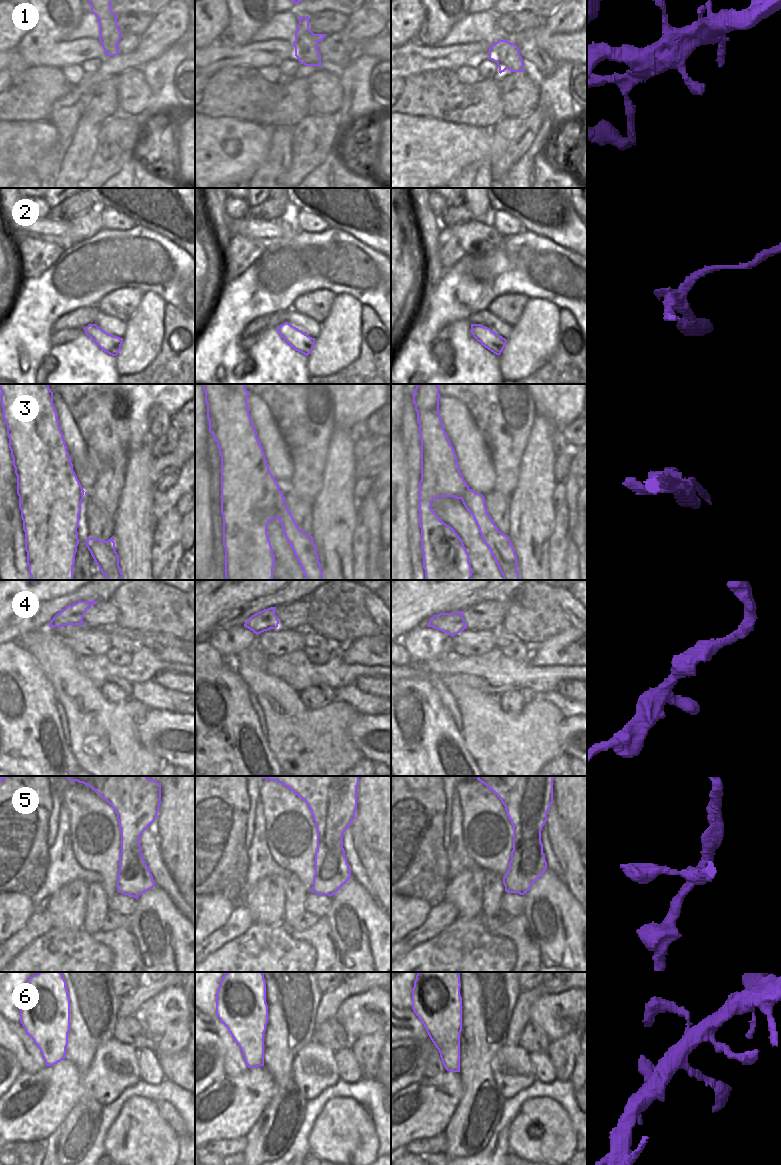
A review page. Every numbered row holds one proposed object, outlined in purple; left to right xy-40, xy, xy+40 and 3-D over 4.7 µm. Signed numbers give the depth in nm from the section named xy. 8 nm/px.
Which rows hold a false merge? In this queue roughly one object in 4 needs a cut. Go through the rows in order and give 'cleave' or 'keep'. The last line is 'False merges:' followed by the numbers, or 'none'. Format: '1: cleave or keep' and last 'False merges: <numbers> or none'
1: keep
2: keep
3: cleave
4: keep
5: cleave
6: keep
False merges: 3, 5

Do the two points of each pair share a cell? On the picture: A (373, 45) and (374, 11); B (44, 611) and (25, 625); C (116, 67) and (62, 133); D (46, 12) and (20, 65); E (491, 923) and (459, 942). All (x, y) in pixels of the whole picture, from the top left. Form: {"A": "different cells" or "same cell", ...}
{"A": "different cells", "B": "same cell", "C": "same cell", "D": "same cell", "E": "different cells"}

